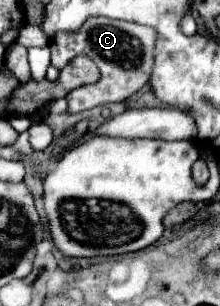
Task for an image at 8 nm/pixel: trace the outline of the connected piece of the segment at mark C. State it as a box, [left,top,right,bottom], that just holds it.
[50,18,158,114]

